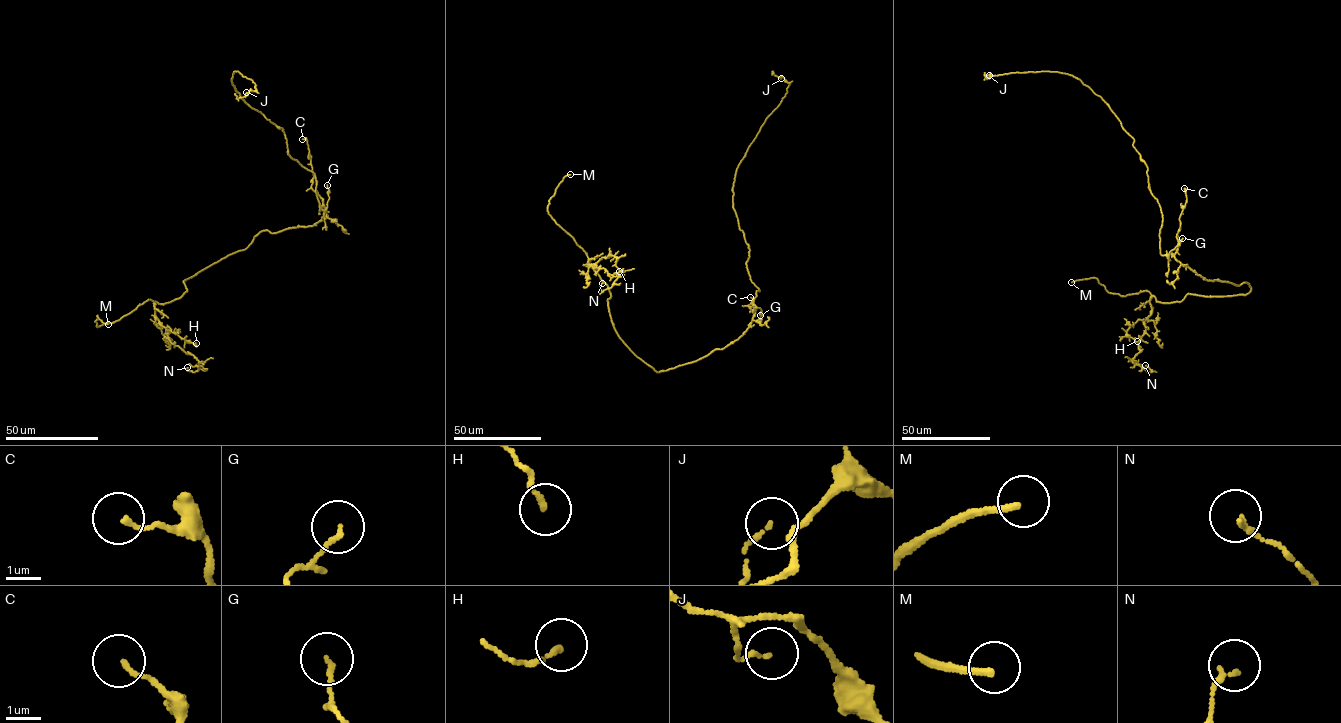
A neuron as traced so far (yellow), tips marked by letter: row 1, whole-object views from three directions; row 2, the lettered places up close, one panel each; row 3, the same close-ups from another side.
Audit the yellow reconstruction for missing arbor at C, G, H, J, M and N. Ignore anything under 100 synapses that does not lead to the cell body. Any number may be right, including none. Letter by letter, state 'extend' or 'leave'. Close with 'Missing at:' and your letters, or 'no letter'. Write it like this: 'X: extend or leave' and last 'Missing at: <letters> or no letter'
C: leave
G: leave
H: leave
J: leave
M: extend
N: leave
Missing at: M

